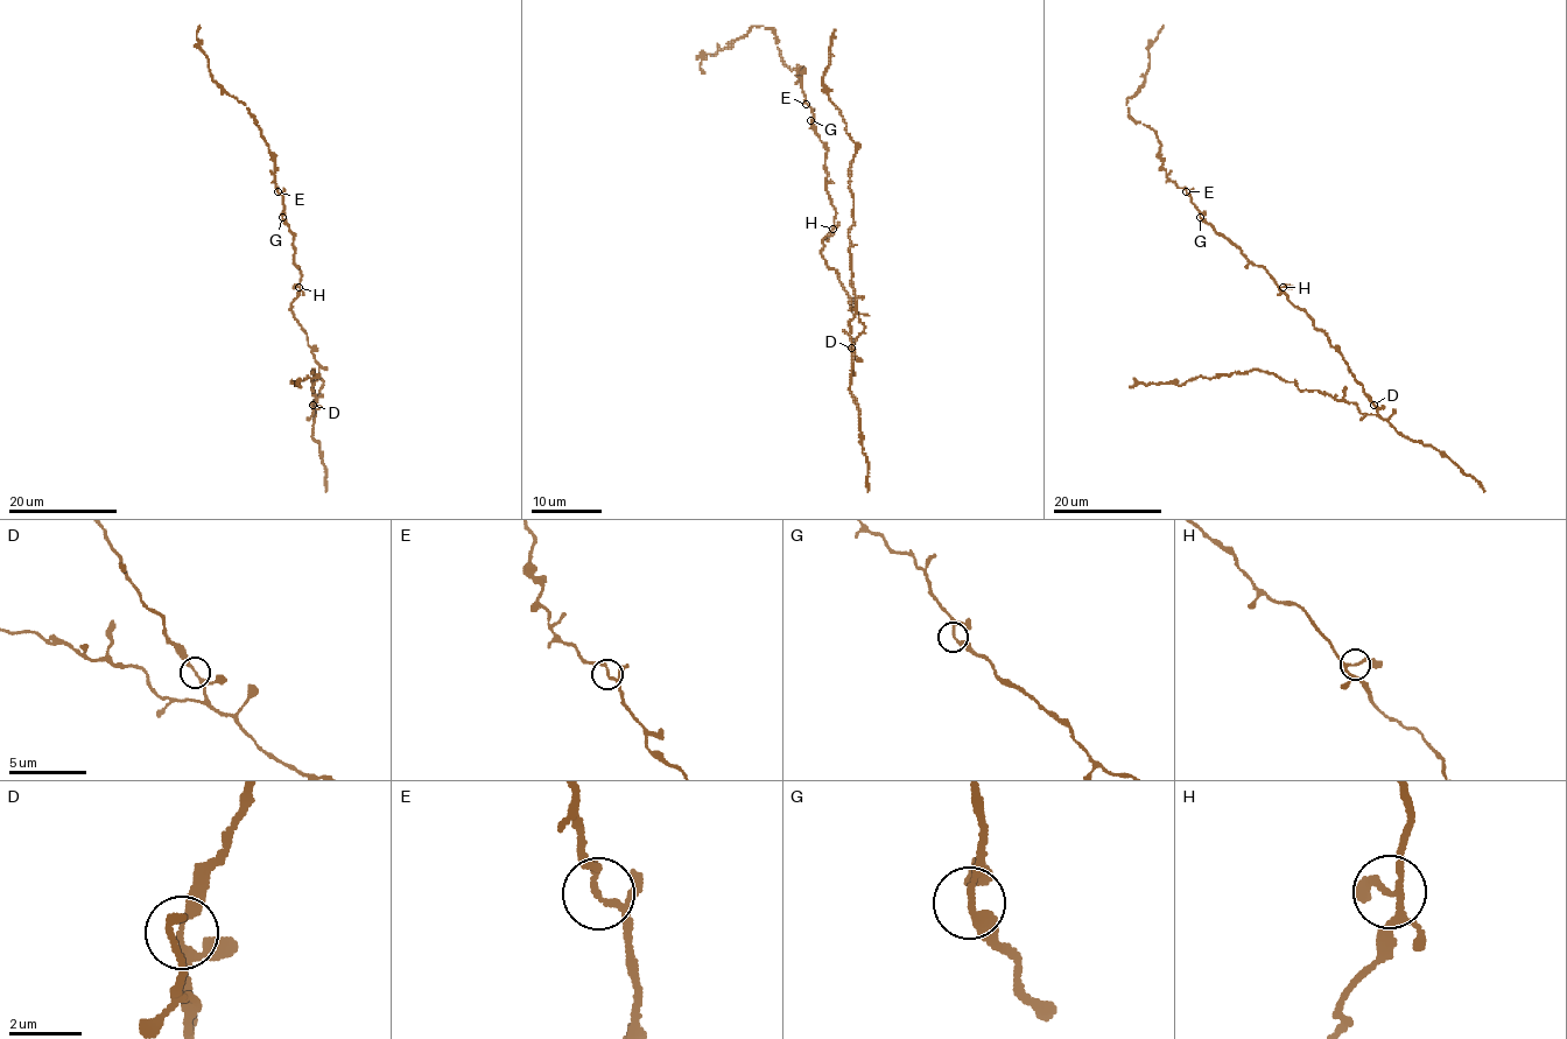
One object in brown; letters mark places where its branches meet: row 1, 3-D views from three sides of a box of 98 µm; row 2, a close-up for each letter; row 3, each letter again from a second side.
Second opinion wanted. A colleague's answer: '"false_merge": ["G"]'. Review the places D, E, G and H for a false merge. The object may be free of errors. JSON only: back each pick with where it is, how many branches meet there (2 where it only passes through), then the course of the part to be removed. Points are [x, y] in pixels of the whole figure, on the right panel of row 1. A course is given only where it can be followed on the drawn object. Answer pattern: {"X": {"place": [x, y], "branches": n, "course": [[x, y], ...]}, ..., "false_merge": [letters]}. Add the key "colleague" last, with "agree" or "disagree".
{"false_merge": [], "colleague": "disagree"}

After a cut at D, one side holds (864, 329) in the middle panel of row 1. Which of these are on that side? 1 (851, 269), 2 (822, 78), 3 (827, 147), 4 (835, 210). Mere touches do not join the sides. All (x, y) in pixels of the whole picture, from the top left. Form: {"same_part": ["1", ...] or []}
{"same_part": ["3", "4"]}

